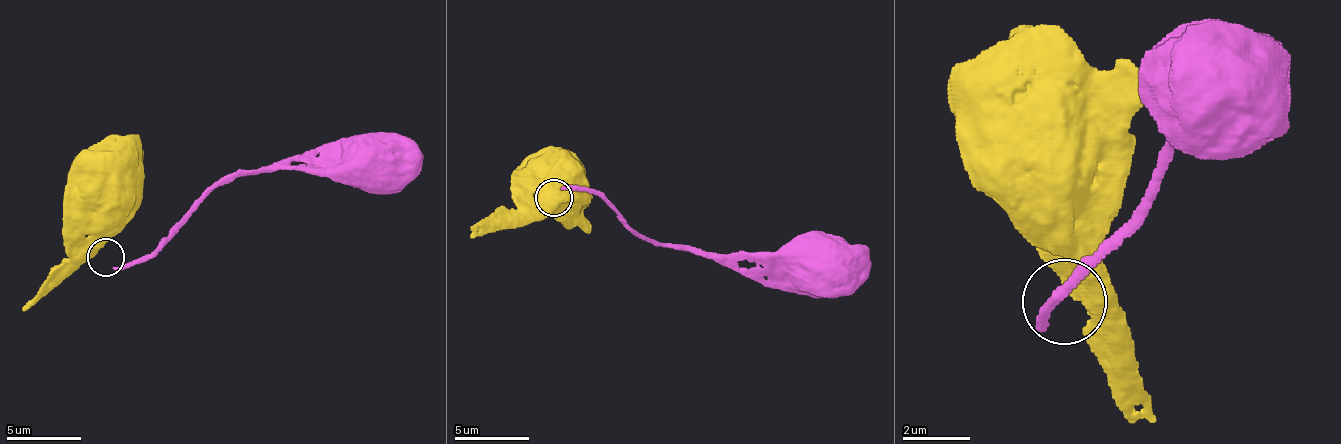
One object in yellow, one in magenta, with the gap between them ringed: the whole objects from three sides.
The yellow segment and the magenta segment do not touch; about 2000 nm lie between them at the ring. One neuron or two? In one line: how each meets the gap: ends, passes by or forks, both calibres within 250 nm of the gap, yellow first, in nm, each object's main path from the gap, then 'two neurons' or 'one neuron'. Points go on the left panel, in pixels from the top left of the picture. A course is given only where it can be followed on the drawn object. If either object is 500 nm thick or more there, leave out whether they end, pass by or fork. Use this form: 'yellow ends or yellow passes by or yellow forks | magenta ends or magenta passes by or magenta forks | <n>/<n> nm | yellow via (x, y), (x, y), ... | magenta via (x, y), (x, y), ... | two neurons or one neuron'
950/240 nm | yellow via (100, 248), (100, 214), (115, 188), (111, 177), (108, 180) | magenta via (111, 266), (145, 259), (220, 184), (265, 169), (380, 165) | two neurons

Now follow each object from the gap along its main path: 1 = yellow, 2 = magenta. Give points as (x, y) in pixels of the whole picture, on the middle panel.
1: (548, 207), (548, 184), (556, 173)
2: (559, 188), (593, 188), (638, 233), (668, 248), (713, 255), (776, 255), (810, 289), (828, 278)

